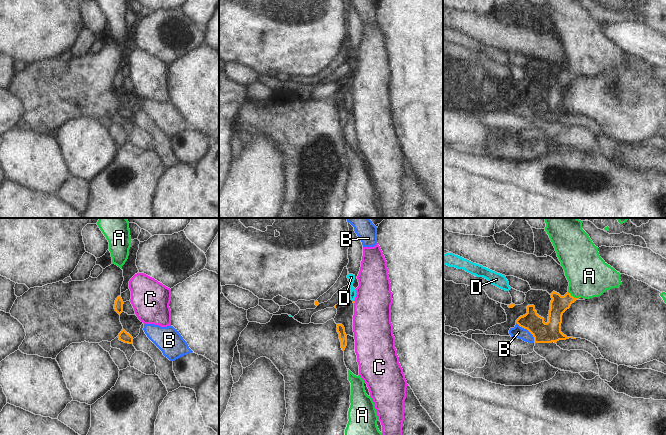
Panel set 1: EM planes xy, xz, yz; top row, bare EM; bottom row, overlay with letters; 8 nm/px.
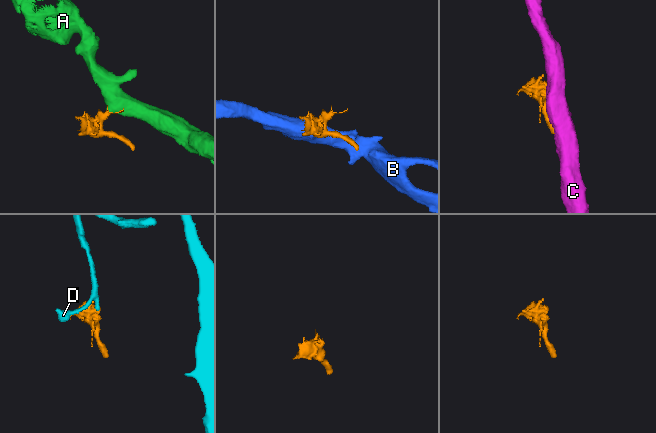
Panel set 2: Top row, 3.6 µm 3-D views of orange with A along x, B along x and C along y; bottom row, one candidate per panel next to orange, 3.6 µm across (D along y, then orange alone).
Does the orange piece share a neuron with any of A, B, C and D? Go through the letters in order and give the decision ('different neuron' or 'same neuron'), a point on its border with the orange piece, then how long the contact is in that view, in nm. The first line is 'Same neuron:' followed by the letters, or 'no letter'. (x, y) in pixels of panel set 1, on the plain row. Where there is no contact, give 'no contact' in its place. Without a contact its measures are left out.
Same neuron: A
A: same neuron; contact yz (573, 73); length 120 nm
B: different neuron; contact yz (528, 106); length 220 nm
C: different neuron; no contact
D: different neuron; contact xz (349, 74); length 40 nm

